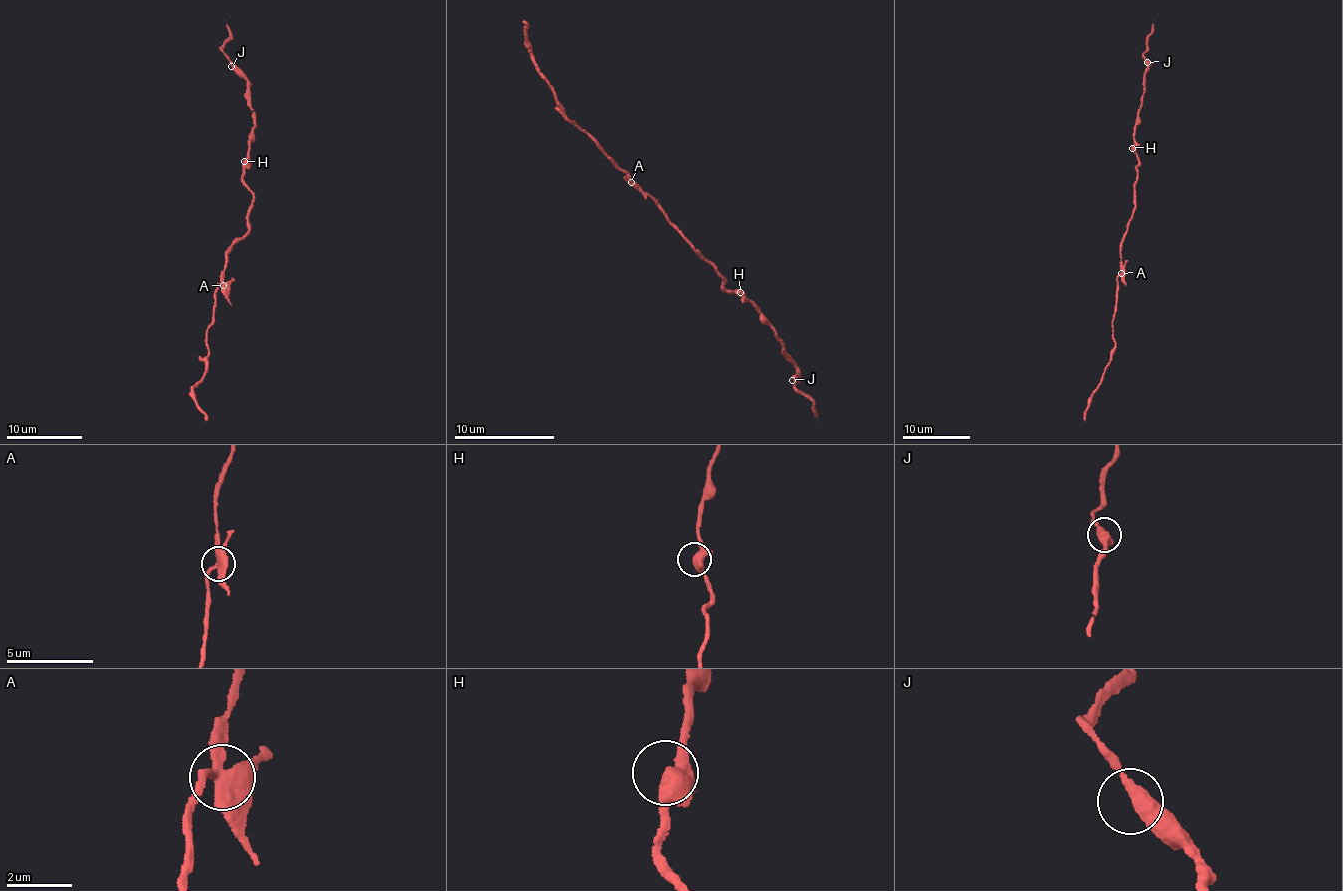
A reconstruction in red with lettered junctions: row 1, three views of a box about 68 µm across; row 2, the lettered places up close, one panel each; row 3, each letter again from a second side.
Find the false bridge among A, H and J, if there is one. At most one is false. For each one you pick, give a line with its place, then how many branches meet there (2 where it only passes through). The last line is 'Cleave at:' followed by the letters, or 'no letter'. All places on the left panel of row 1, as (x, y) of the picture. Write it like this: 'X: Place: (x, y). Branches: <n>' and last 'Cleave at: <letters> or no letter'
A: Place: (223, 285). Branches: 4
Cleave at: A

